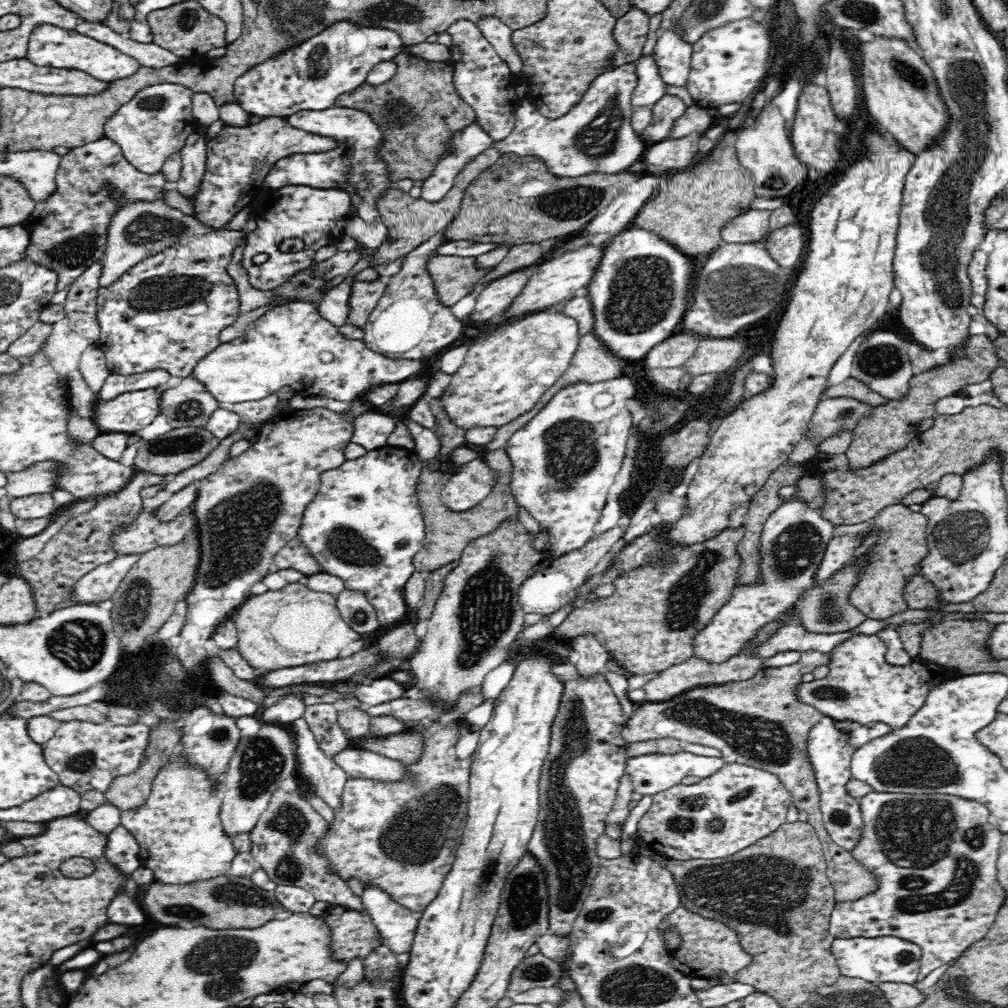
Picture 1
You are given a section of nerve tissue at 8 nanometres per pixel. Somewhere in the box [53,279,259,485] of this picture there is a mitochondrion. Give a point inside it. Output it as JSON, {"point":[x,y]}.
{"point":[190,442]}

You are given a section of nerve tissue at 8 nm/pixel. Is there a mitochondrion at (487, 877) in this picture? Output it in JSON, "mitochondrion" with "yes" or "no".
{"mitochondrion":"yes"}

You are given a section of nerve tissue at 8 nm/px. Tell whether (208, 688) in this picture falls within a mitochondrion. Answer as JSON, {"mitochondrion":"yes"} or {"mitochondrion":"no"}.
{"mitochondrion":"no"}

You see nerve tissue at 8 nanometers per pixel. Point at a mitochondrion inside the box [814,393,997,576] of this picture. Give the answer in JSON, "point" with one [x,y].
{"point":[963,537]}

